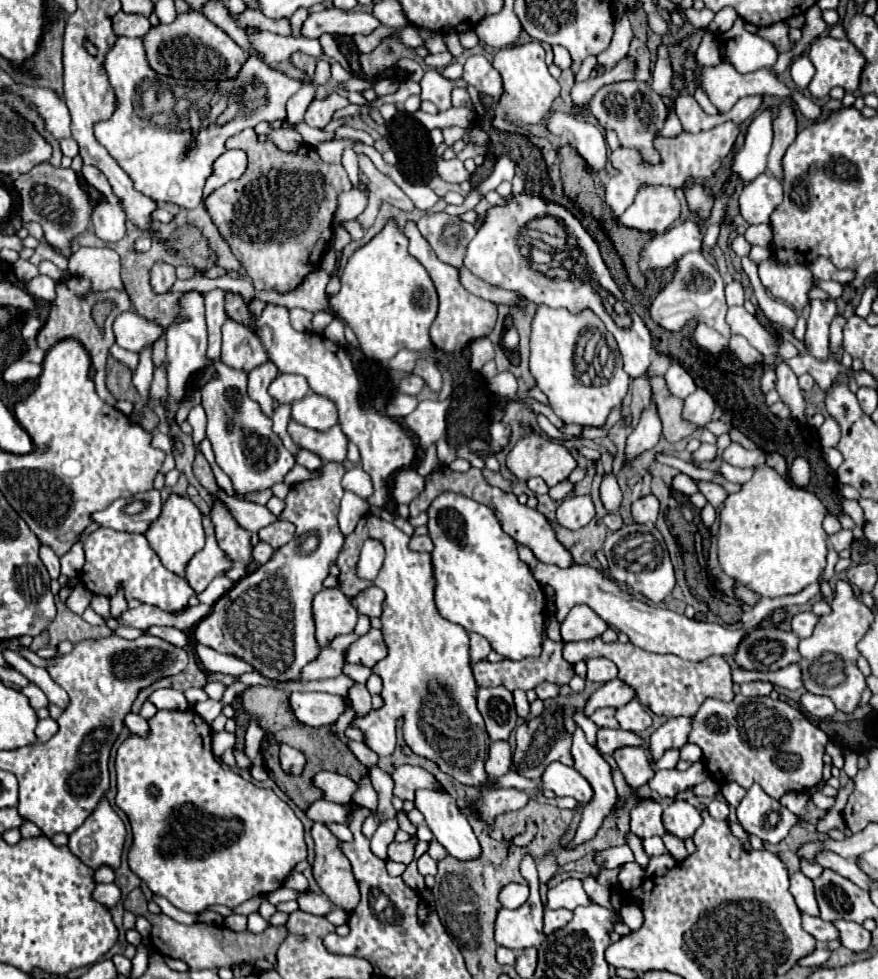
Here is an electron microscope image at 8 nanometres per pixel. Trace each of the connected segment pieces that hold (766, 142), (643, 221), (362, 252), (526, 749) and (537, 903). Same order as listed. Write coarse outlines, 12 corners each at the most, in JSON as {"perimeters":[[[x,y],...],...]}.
{"perimeters":[[[762,111],[748,127],[732,171],[740,189],[766,171],[772,145],[772,113]],[[644,187],[620,223],[664,233],[680,217],[674,189]],[[396,219],[356,249],[340,291],[314,269],[290,293],[250,279],[176,281],[270,305],[332,311],[366,357],[432,347],[438,311]],[[550,705],[516,729],[514,773],[572,765],[572,707]],[[520,863],[532,881],[528,901],[518,909],[498,909],[494,939],[520,951],[538,947],[542,933],[542,901],[536,865]]]}

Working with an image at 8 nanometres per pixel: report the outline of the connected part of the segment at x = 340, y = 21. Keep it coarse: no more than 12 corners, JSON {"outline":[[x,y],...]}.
{"outline":[[342,9],[312,13],[300,33],[370,33],[380,23],[370,13]]}

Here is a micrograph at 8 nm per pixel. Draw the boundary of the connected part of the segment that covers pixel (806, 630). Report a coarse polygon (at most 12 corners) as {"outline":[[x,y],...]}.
{"outline":[[796,613],[792,631],[798,637],[810,637],[818,615]]}

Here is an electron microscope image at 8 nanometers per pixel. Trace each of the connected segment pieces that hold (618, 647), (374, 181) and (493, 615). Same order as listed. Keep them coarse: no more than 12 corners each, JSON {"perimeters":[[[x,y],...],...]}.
{"perimeters":[[[600,637],[564,643],[568,663],[606,657],[660,717],[732,701],[720,655],[690,663]],[[358,155],[360,181],[370,189],[370,203],[358,217],[362,227],[388,201],[402,211],[414,203],[366,155]],[[428,507],[438,613],[504,659],[540,653],[546,597],[494,513]]]}

